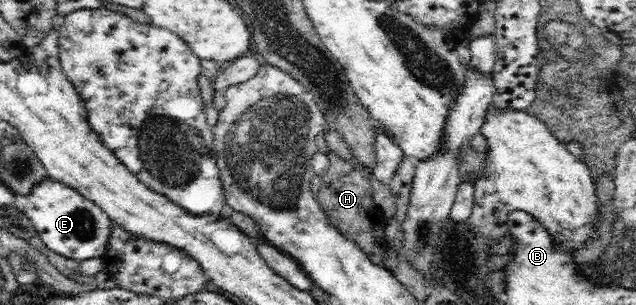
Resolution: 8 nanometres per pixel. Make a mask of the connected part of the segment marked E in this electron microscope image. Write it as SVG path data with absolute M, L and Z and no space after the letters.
M49 177L41 183L37 183L31 193L27 195L27 205L23 209L34 229L44 241L44 244L53 252L61 254L72 260L79 262L84 259L105 256L105 251L109 247L109 238L112 233L112 222L110 217L94 201L83 197L76 189L53 180Z

